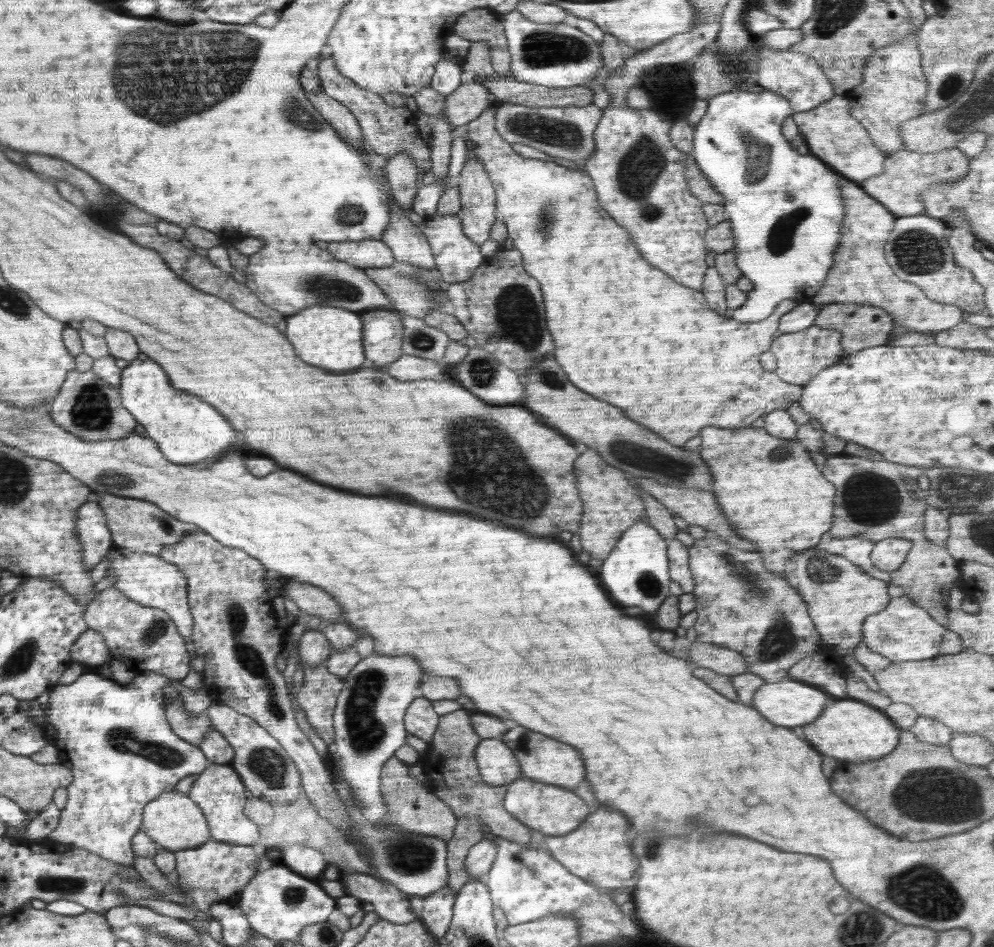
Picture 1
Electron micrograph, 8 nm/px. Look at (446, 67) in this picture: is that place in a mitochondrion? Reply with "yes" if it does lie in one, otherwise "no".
no

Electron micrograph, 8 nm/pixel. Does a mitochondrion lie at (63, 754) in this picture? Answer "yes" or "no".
no

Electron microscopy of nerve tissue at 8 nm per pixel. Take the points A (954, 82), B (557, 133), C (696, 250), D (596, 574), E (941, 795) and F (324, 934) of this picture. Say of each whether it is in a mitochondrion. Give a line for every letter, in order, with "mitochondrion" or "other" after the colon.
A: mitochondrion
B: mitochondrion
C: other
D: other
E: mitochondrion
F: mitochondrion

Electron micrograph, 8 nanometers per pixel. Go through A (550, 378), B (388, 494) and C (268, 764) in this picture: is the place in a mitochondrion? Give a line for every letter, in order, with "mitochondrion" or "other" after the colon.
A: mitochondrion
B: other
C: mitochondrion

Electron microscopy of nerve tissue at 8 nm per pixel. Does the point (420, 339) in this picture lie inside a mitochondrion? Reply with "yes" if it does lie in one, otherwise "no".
yes

